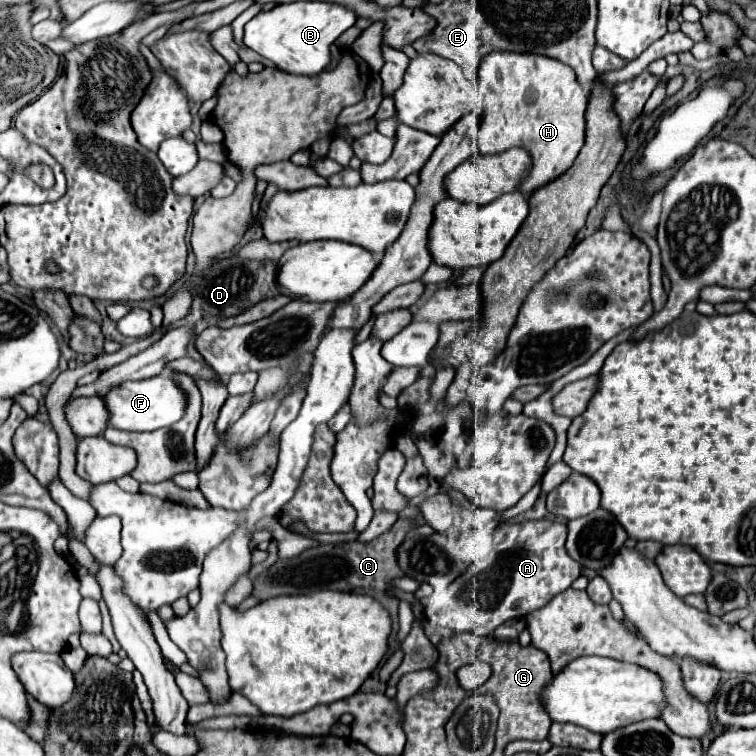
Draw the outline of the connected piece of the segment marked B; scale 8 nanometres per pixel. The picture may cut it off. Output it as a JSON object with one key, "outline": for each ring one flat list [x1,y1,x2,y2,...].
{"outline":[[295,1,257,13,245,25,243,43,261,57,269,59,277,69,301,75,317,75,329,65,331,43,355,21,357,15,343,5,327,1]]}

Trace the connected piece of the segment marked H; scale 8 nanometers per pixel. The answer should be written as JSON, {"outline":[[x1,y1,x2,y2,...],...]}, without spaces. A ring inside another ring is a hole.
{"outline":[[491,51,483,57,479,71,473,79,467,79,473,83,471,93,471,113,463,115,452,127,459,127,469,133,471,139,471,157,475,155,494,155,497,151,505,151,505,147,529,147,529,153,533,155,533,167,529,173,529,179,521,185,521,193,531,195,533,189,549,183,555,179,555,175,565,173,575,157,579,155,583,143,585,143,585,105,587,105,587,93,577,81,577,75,569,65,549,59,545,55,535,53,515,53,515,51]]}

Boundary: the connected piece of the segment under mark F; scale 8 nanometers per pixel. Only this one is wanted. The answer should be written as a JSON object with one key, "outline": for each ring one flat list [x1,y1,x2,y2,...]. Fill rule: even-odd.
{"outline":[[157,375,143,381,127,381,119,387,113,387,107,397,103,397,105,403,109,403,109,411,113,411,113,427,125,429,125,431,155,431,161,427,169,427,177,423,187,409,187,393,177,385,173,377]]}

